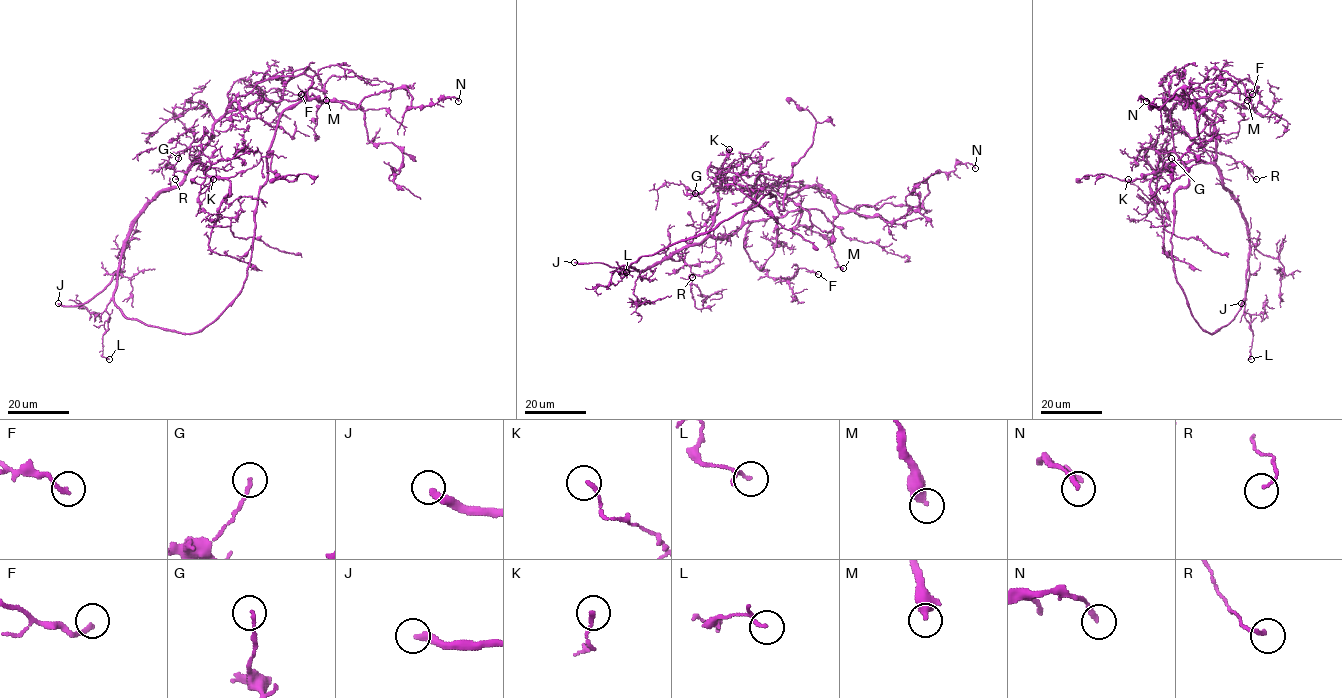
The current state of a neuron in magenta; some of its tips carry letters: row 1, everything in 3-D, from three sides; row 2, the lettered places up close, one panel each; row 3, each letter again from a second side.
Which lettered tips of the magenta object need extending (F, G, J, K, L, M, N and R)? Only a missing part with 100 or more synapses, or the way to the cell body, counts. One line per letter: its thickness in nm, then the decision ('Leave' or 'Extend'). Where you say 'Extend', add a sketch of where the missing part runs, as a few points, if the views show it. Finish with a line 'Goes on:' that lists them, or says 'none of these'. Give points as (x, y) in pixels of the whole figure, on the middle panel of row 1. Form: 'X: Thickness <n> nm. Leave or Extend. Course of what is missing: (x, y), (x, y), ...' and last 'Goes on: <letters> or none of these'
F: Thickness 190 nm. Leave
G: Thickness 130 nm. Leave
J: Thickness 320 nm. Extend. Course of what is missing: (574, 262), (543, 272), (522, 291)
K: Thickness 160 nm. Leave
L: Thickness 110 nm. Leave
M: Thickness 440 nm. Leave
N: Thickness 200 nm. Leave
R: Thickness 130 nm. Leave
Goes on: J

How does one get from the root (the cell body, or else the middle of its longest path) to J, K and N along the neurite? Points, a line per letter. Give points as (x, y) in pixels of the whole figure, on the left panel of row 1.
J: (234, 100), (187, 175), (163, 190), (136, 220), (112, 280), (82, 303), (58, 303)
K: (234, 100), (215, 123), (210, 143), (193, 162), (198, 160), (203, 166), (200, 204), (213, 179)
N: (234, 100), (273, 77), (305, 74), (310, 98), (351, 109), (397, 88), (408, 90), (411, 107), (458, 101)

